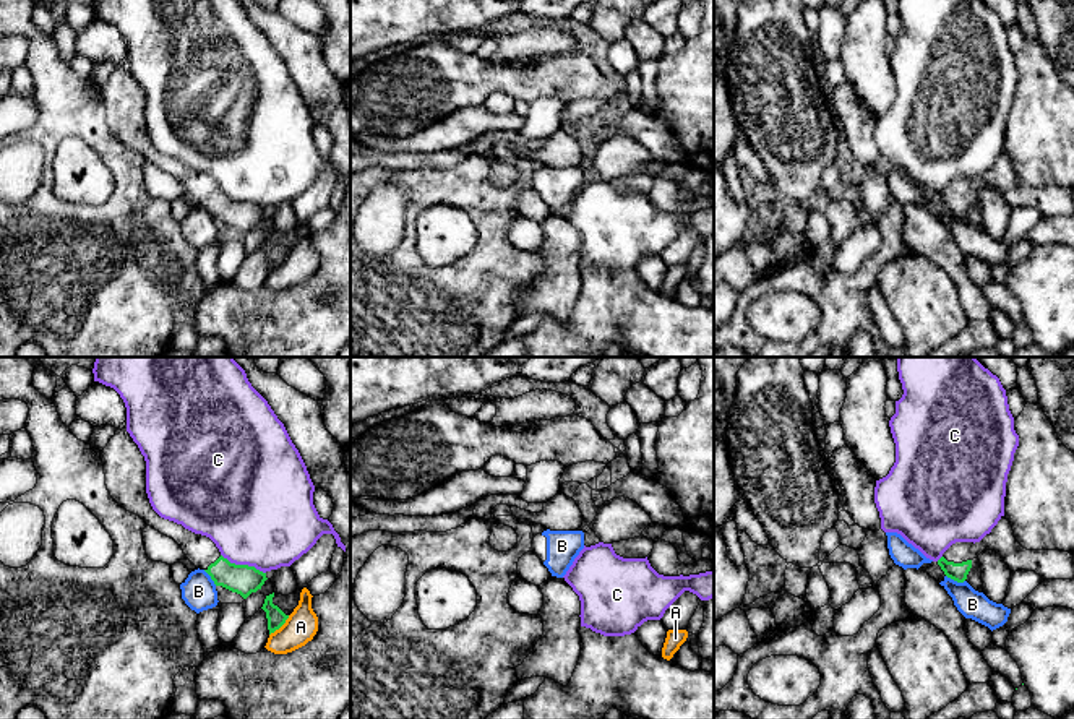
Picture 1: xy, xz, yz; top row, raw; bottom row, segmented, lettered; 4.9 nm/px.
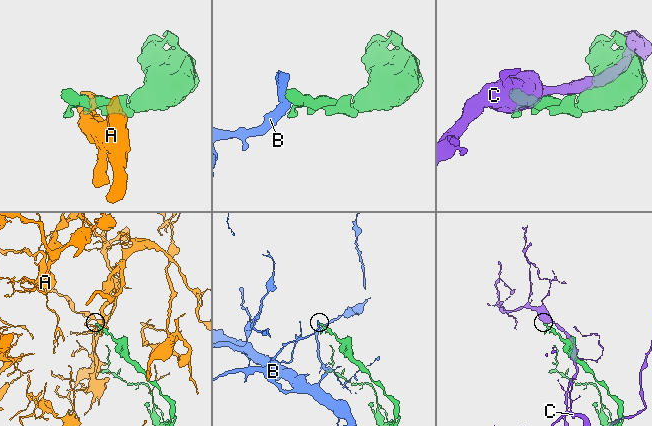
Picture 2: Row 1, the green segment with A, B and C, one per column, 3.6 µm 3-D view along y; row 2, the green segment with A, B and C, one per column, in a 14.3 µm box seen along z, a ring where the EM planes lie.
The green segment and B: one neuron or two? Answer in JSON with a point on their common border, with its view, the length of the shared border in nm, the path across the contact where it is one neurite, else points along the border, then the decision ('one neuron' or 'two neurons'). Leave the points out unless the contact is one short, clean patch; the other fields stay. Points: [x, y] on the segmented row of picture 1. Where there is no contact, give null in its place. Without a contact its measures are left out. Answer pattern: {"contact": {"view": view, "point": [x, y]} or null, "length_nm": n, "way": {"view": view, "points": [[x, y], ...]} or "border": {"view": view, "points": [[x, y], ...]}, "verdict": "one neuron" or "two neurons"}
{"contact": {"view": "yz", "point": [956, 580]}, "length_nm": 100, "border": {"view": "yz", "points": [[946, 575], [964, 581]]}, "verdict": "two neurons"}

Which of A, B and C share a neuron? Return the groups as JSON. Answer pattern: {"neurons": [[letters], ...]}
{"neurons": [["A"], ["B"], ["C"]]}

